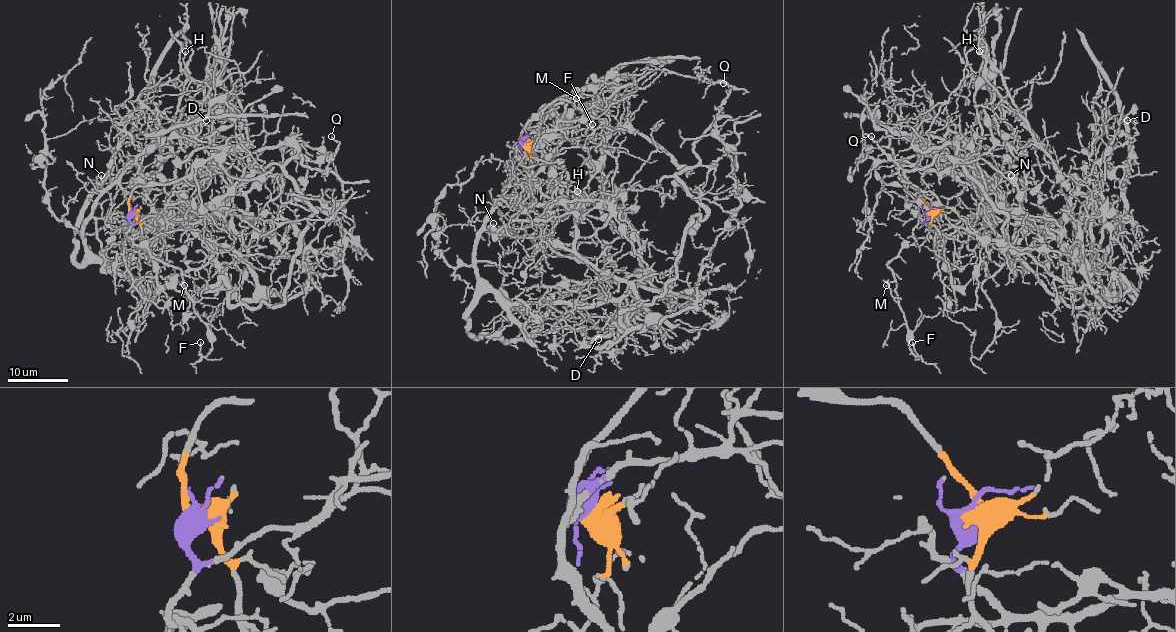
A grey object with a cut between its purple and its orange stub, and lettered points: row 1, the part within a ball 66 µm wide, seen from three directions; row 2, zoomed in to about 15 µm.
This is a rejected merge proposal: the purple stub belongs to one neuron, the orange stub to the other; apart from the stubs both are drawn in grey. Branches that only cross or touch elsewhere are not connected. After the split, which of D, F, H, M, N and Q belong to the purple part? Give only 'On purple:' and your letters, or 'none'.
On purple: D, F, M, N

